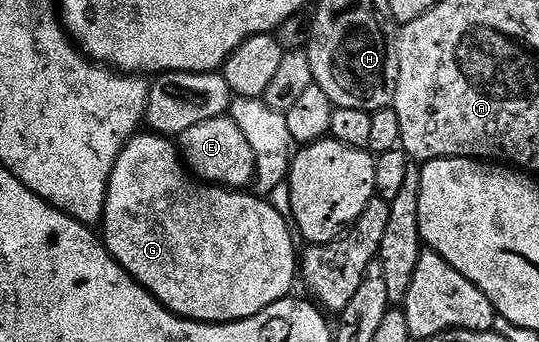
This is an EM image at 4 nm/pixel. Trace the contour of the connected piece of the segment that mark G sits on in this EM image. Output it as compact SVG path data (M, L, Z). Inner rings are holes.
M138 133L126 143L115 161L115 169L109 178L109 192L105 202L105 217L103 242L105 248L113 255L113 260L119 264L136 283L141 283L174 315L182 319L194 319L197 323L238 323L240 319L255 317L263 309L286 298L293 287L293 282L299 279L299 250L291 243L289 232L290 220L284 219L270 205L268 198L246 193L241 189L230 189L220 185L202 185L191 177L179 150L178 144L172 138L152 133Z

